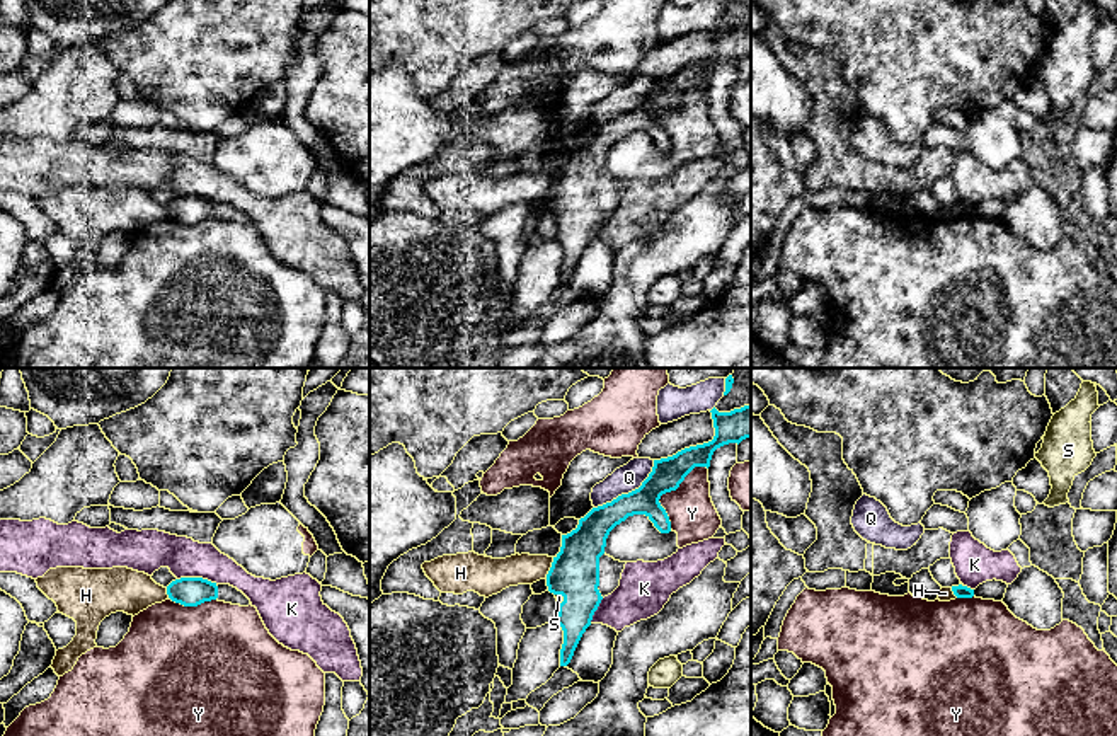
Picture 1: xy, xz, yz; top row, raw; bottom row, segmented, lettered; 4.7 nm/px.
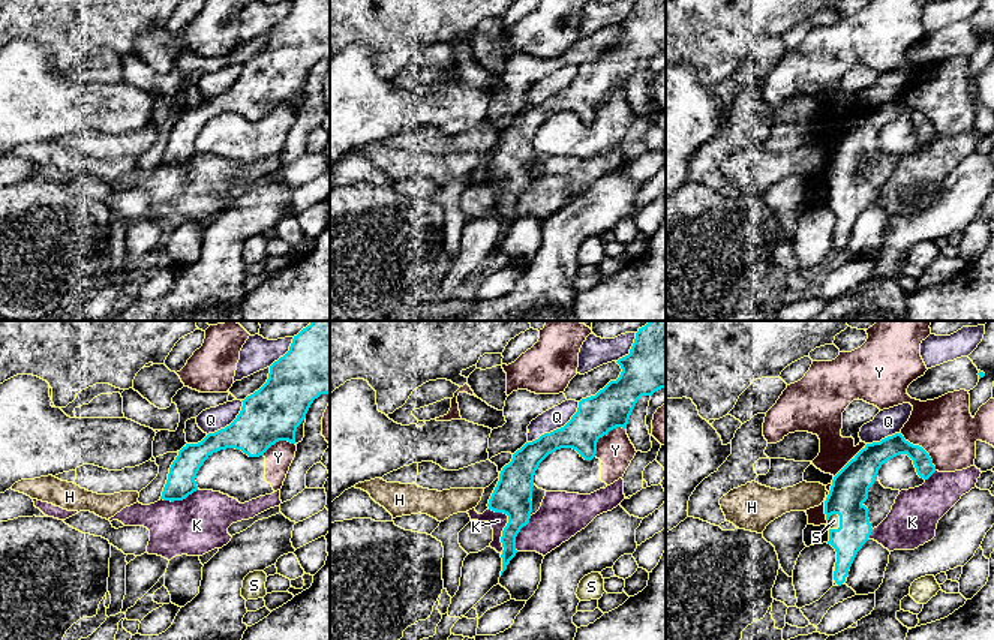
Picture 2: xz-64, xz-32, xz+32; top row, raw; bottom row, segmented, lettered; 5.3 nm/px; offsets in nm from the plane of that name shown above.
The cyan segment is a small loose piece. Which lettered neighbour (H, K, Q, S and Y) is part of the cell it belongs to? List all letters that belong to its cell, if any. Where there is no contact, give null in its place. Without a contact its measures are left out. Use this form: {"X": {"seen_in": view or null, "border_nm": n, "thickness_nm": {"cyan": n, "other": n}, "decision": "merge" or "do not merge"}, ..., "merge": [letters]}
{"H": {"seen_in": "xz", "border_nm": 110, "thickness_nm": {"cyan": 240, "other": 140}, "decision": "do not merge"}, "K": {"seen_in": "xy", "border_nm": 190, "thickness_nm": {"cyan": 140, "other": 180}, "decision": "do not merge"}, "Q": {"seen_in": "xz", "border_nm": 360, "thickness_nm": {"cyan": 150, "other": 130}, "decision": "do not merge"}, "S": {"seen_in": "xz", "border_nm": 60, "thickness_nm": {"cyan": 240, "other": 30}, "decision": "merge"}, "Y": {"seen_in": "xz", "border_nm": 340, "thickness_nm": {"cyan": 150, "other": 220}, "decision": "do not merge"}, "merge": ["S"]}

